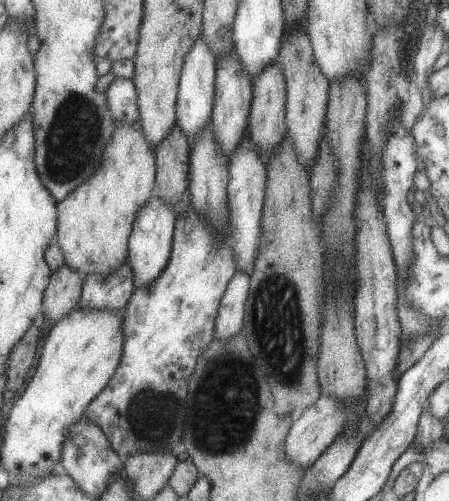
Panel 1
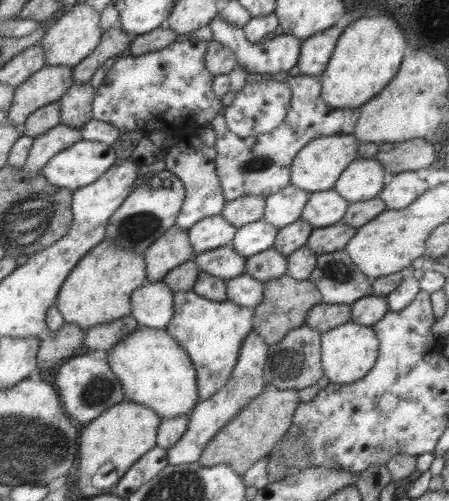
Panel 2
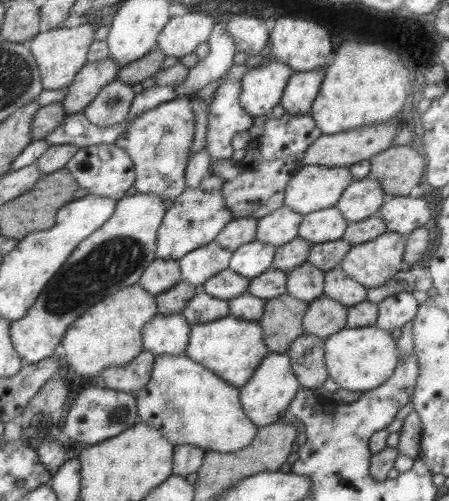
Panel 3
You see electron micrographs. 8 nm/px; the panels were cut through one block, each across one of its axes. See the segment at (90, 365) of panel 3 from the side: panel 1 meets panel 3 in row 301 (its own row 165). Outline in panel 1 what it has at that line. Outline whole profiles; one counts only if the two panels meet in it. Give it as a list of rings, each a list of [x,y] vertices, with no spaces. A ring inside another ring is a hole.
[[[139,120],[114,121],[113,134],[99,156],[101,162],[93,176],[56,203],[55,240],[63,252],[65,264],[75,272],[83,272],[84,276],[109,276],[125,262],[135,212],[156,188],[154,151],[143,136]]]

